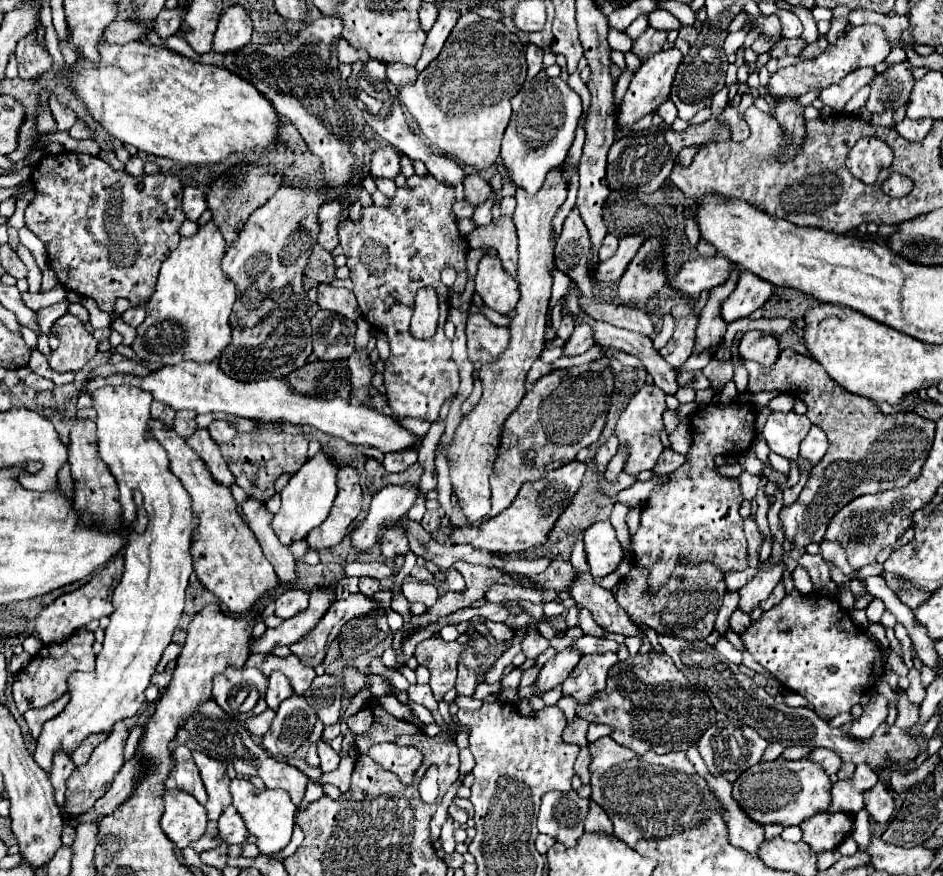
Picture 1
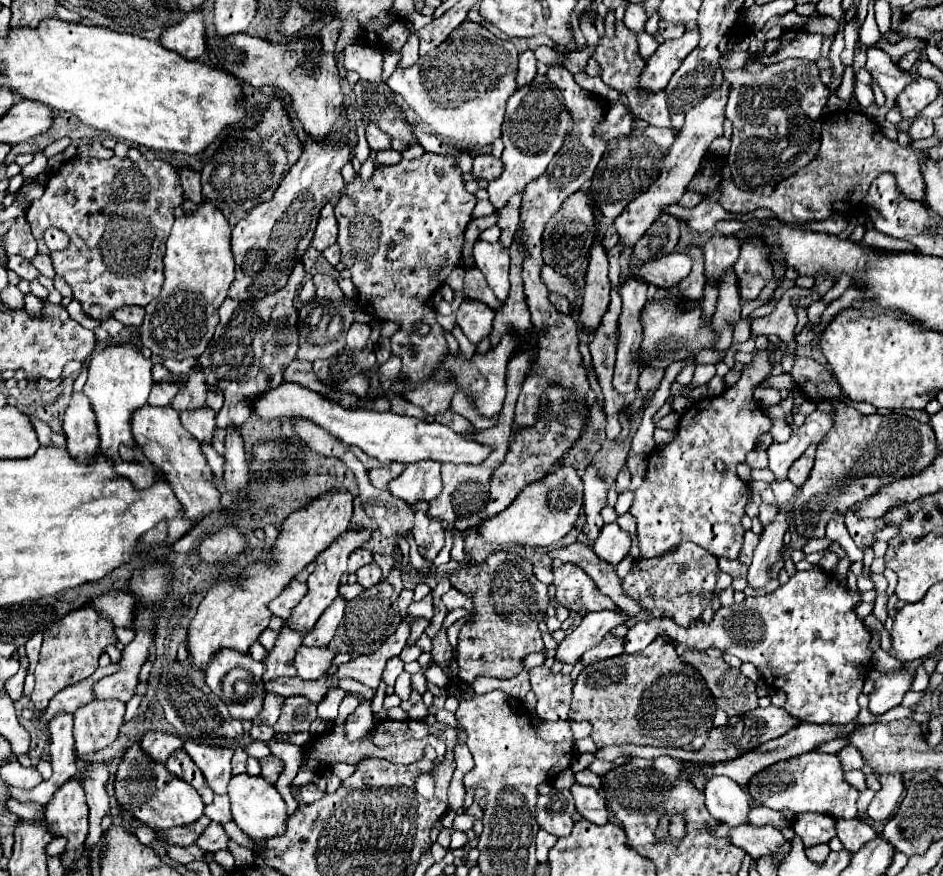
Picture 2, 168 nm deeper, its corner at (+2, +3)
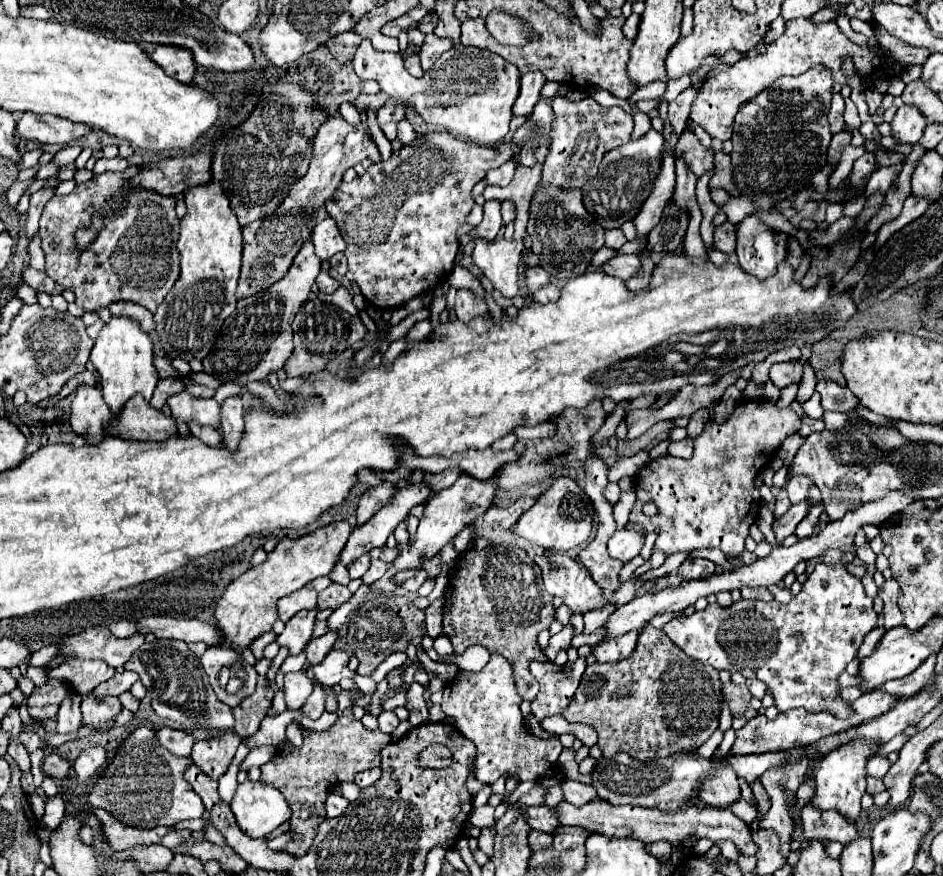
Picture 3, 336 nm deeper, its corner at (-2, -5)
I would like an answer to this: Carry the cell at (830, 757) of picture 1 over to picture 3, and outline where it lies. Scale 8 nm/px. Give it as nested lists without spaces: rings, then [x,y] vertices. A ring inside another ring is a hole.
[[[873,755],[873,757],[867,759],[867,775],[871,775],[871,777],[879,777],[879,779],[881,779],[881,777],[887,773],[889,767],[891,767],[891,765],[889,765],[889,761],[887,761],[885,757]]]

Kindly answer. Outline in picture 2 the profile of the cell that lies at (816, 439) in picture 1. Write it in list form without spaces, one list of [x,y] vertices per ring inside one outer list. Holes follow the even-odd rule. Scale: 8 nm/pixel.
[[[811,445],[811,447],[791,465],[787,479],[789,479],[793,485],[801,487],[801,485],[807,481],[807,477],[809,477],[809,473],[811,473],[811,467],[813,467],[813,459],[815,459],[815,449],[817,449],[817,445]]]

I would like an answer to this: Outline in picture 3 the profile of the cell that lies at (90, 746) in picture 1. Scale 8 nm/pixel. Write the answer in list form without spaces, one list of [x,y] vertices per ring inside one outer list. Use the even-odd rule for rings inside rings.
[[[83,697],[81,713],[83,713],[83,725],[91,725],[97,733],[107,733],[111,729],[111,723],[115,723],[115,717],[121,713],[121,701],[117,697]]]

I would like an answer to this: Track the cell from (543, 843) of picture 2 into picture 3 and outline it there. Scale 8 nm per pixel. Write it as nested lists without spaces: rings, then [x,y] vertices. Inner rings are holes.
[[[533,831],[531,837],[529,837],[529,845],[533,849],[543,849],[543,847],[549,847],[551,845],[551,835],[543,833],[543,831]]]

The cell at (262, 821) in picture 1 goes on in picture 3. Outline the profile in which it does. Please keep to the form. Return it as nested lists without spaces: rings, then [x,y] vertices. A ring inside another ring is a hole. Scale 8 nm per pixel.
[[[263,781],[241,783],[233,795],[231,811],[239,827],[253,839],[267,837],[291,817],[285,797]]]

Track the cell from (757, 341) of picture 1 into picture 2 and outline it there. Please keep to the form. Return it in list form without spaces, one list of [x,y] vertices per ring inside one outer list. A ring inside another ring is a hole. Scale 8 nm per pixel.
[[[767,351],[755,353],[753,363],[745,365],[741,379],[723,395],[711,397],[715,399],[715,409],[713,401],[693,401],[681,417],[677,437],[669,445],[649,453],[643,485],[635,489],[629,507],[629,513],[637,519],[637,539],[645,559],[663,555],[683,541],[693,541],[715,557],[737,559],[745,533],[741,517],[745,515],[751,489],[735,475],[735,467],[755,449],[757,437],[773,425],[753,399],[755,387],[769,373]],[[717,459],[727,465],[725,473],[715,471]]]

